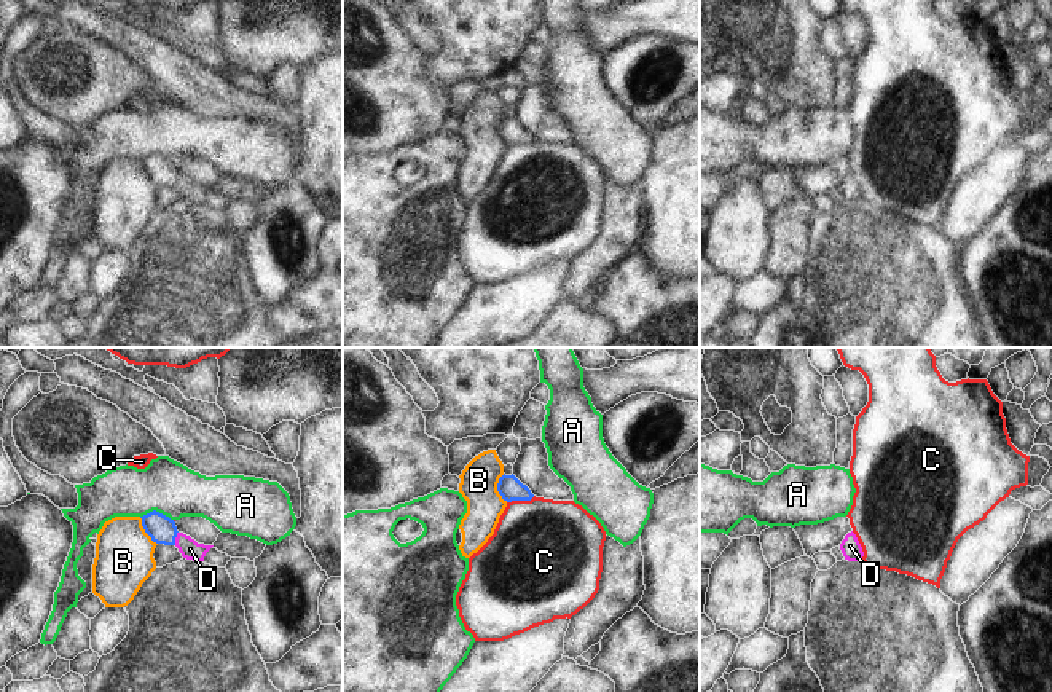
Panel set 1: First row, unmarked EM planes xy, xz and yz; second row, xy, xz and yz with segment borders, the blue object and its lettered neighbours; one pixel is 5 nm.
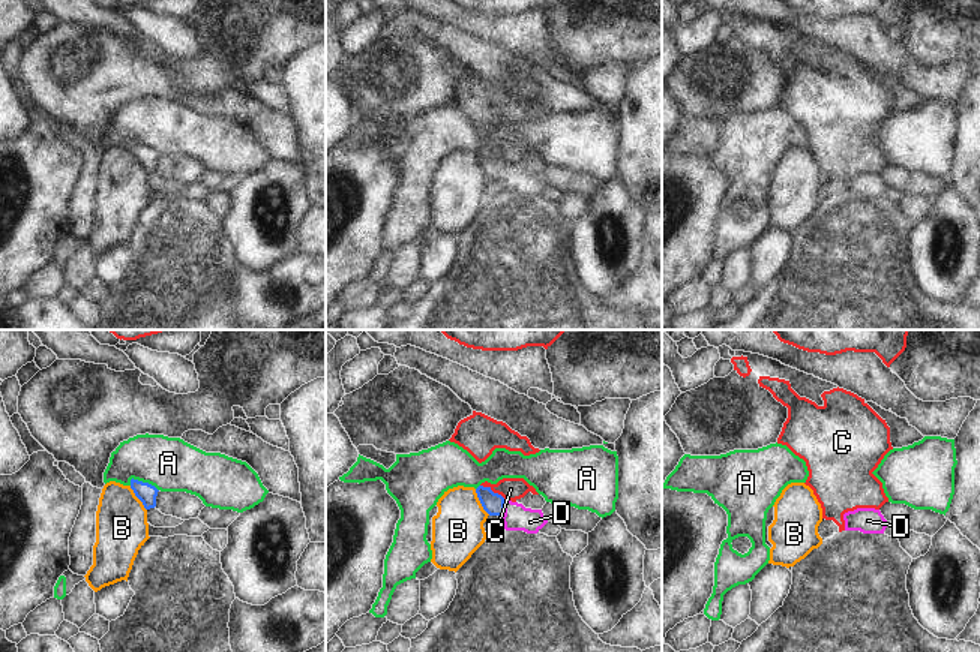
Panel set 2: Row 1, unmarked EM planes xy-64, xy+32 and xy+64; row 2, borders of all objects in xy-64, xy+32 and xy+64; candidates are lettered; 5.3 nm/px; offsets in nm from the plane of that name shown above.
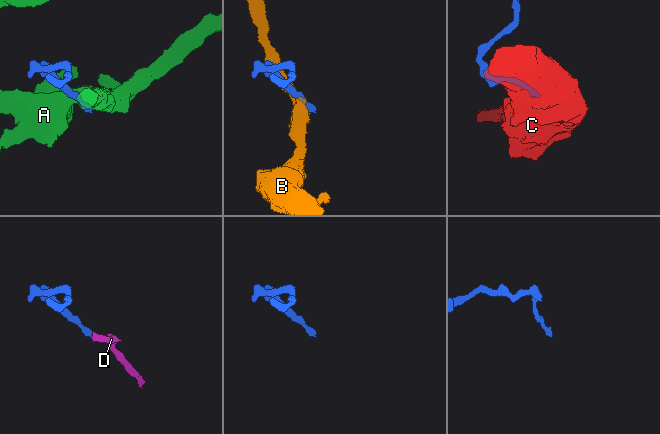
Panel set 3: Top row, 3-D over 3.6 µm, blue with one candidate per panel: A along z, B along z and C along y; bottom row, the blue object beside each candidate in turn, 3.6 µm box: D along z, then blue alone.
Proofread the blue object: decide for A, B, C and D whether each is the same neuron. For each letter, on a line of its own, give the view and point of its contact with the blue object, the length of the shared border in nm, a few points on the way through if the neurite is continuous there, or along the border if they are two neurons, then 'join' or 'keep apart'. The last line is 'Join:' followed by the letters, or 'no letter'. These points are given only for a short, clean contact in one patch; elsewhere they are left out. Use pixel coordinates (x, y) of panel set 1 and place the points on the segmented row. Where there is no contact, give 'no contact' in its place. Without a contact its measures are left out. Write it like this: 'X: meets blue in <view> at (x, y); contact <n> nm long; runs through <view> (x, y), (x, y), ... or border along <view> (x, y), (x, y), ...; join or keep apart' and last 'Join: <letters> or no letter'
A: meets blue in xy at (155, 511); contact 170 nm long; border along xy (141, 515), (158, 511), (172, 520); keep apart
B: meets blue in xz at (498, 488); contact 150 nm long; border along xz (504, 474), (499, 479), (498, 493), (507, 501); keep apart
C: meets blue in xz at (520, 499); contact 150 nm long; border along xz (534, 496), (507, 503); keep apart
D: meets blue in xy at (176, 536); contact 70 nm long; runs through xy (161, 530), (176, 536), (190, 549); join
Join: D

